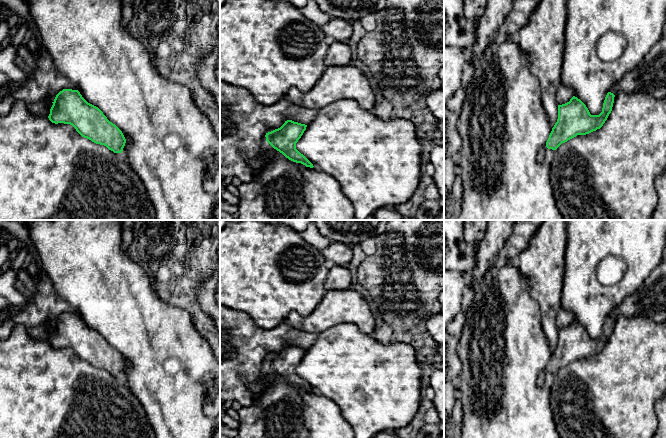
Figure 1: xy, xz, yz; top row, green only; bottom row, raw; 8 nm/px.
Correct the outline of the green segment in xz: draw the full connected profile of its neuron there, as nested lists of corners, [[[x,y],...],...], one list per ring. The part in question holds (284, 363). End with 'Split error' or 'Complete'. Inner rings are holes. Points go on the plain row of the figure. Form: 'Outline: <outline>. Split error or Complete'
Outline: [[[287,344],[280,352],[266,357],[260,376],[268,378],[276,373],[283,379],[270,380],[258,399],[238,410],[238,438],[309,438],[298,388],[314,390],[296,373],[306,351]]]. Split error

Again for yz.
Outline: [[[662,259],[643,285],[611,311],[599,339],[591,339],[586,329],[575,320],[569,326],[558,329],[558,343],[546,371],[556,374],[577,359],[586,359],[600,353],[612,335],[615,319],[637,315],[655,322],[666,322],[666,260]]]. Split error

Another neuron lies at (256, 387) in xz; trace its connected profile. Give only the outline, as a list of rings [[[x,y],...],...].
[[[273,373],[273,375],[268,378],[262,378],[259,375],[259,377],[254,382],[245,382],[248,389],[252,393],[253,401],[260,397],[261,393],[263,392],[264,388],[266,387],[266,384],[270,380],[284,380],[284,379],[280,377],[279,375],[277,375],[276,373]]]

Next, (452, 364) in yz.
[[[444,330],[444,438],[450,428],[452,411],[456,403],[455,391],[462,371],[462,362],[458,357],[459,337]]]

